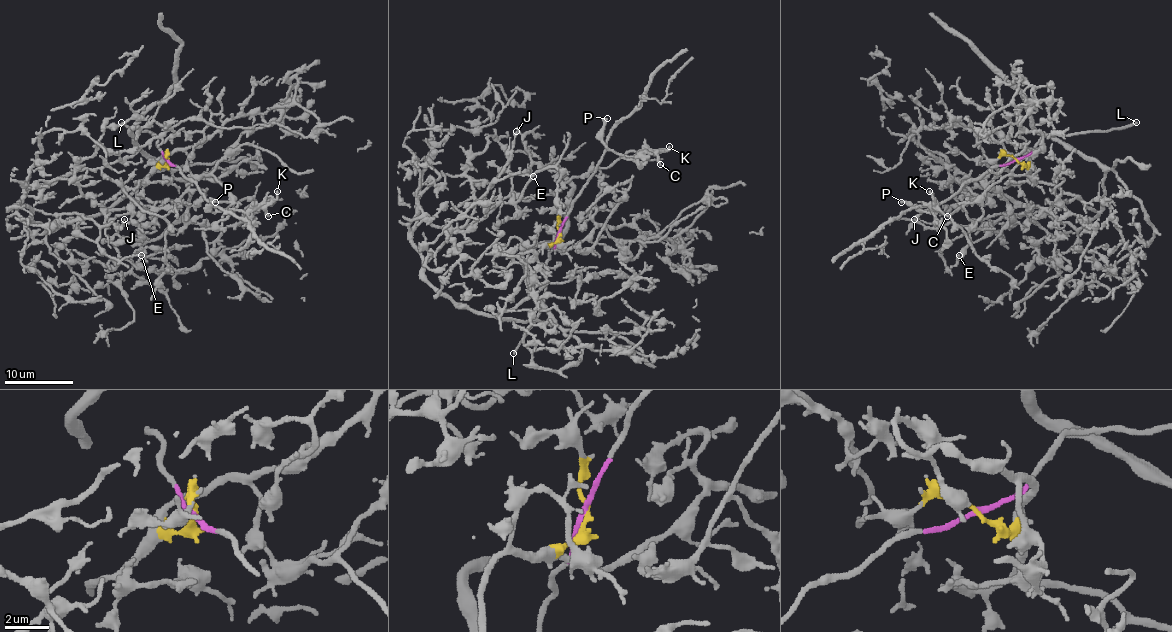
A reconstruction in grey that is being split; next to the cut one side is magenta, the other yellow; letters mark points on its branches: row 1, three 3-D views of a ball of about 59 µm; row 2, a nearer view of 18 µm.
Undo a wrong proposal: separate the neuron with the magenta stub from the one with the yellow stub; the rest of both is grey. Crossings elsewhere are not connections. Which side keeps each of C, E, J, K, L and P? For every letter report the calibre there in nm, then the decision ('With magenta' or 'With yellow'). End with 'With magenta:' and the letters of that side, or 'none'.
C: Thickness 160 nm. With magenta
E: Thickness 130 nm. With yellow
J: Thickness 200 nm. With yellow
K: Thickness 140 nm. With magenta
L: Thickness 180 nm. With magenta
P: Thickness 280 nm. With magenta
With magenta: C, K, L, P

